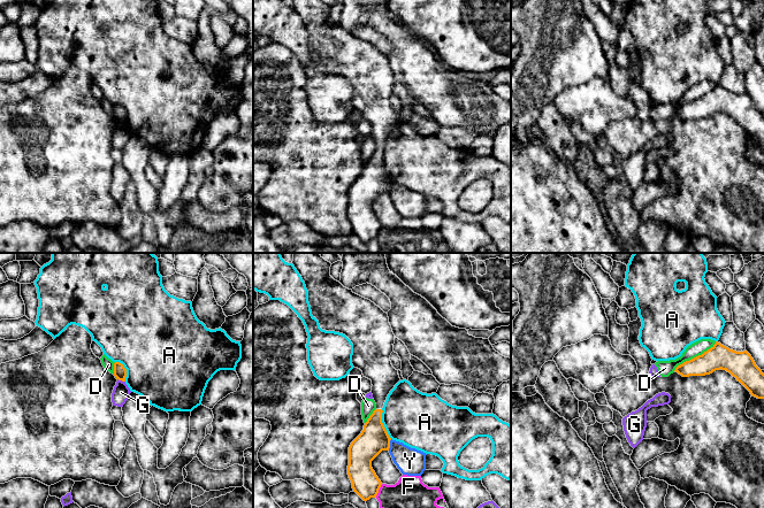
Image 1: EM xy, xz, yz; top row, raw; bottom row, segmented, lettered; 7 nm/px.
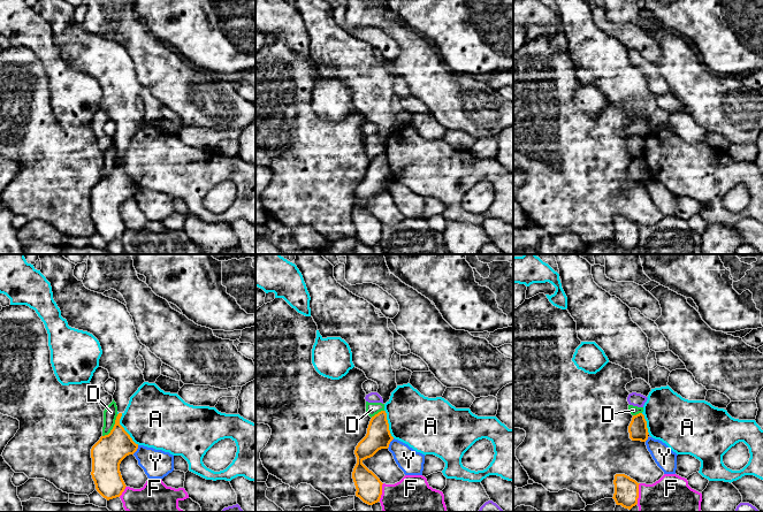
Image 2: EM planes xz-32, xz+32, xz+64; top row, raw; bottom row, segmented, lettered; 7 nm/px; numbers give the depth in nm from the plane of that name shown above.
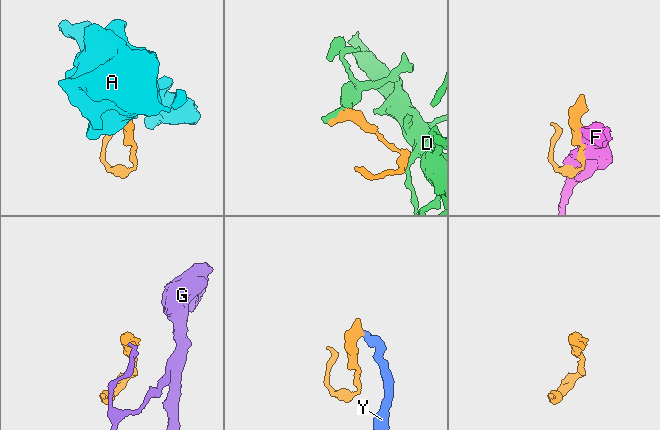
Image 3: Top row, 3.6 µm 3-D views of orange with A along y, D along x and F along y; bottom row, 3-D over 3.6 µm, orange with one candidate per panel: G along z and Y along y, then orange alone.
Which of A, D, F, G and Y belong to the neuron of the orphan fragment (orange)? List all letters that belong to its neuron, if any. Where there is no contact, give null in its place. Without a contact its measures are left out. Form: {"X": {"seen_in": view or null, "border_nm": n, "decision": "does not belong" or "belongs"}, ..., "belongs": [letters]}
{"A": {"seen_in": "xz", "border_nm": 220, "decision": "does not belong"}, "D": {"seen_in": "yz", "border_nm": 360, "decision": "does not belong"}, "F": {"seen_in": "xz", "border_nm": 110, "decision": "does not belong"}, "G": {"seen_in": "xy", "border_nm": 60, "decision": "does not belong"}, "Y": {"seen_in": "xz", "border_nm": 80, "decision": "does not belong"}, "belongs": []}

